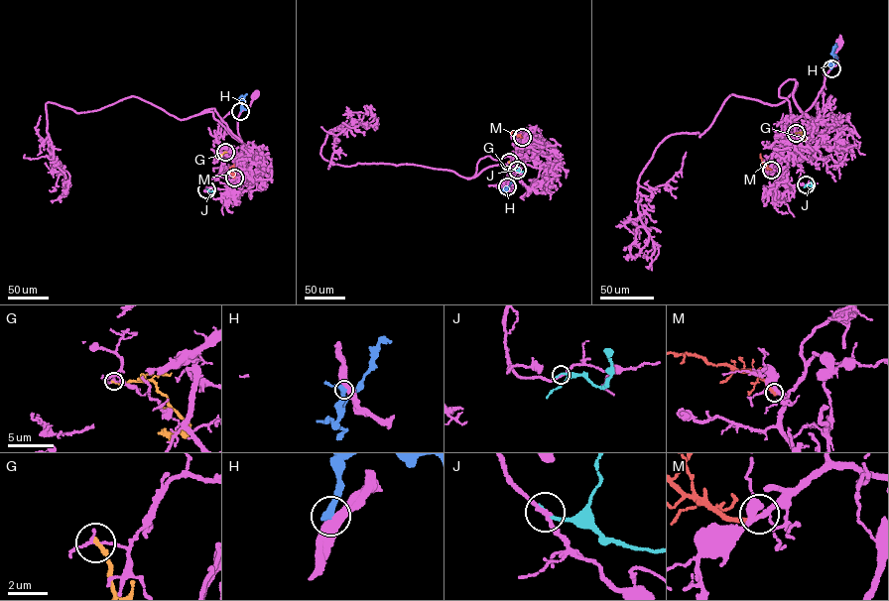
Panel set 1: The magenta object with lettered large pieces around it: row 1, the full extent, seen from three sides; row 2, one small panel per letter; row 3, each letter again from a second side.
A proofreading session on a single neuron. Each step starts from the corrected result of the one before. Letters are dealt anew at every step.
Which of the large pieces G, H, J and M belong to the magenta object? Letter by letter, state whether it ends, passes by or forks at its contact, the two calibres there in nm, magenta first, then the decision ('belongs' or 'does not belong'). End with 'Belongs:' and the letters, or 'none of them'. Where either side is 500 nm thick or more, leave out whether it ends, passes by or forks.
G: it ends | 120/200 nm | does not belong
H: it ends | 400/420 nm | does not belong
J: it ends | 170/200 nm | does not belong
M: it ends | 320/200 nm | belongs
Belongs: M

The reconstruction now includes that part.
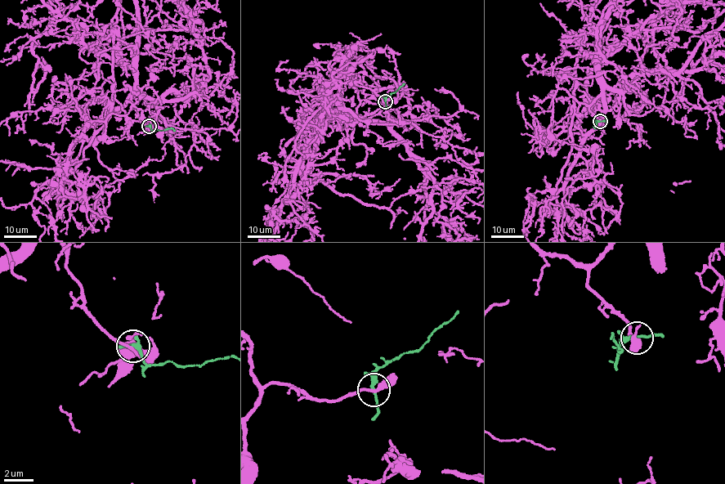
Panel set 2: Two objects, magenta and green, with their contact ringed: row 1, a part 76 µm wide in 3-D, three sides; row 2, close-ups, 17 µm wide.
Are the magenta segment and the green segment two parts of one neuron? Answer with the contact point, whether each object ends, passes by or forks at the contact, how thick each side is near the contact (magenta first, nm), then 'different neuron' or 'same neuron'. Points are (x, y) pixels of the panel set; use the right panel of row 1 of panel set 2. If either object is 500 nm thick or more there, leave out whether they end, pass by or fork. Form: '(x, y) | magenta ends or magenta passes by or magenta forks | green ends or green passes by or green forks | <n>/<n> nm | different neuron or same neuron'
(600, 121) | magenta passes by | green forks | 280/200 nm | different neuron

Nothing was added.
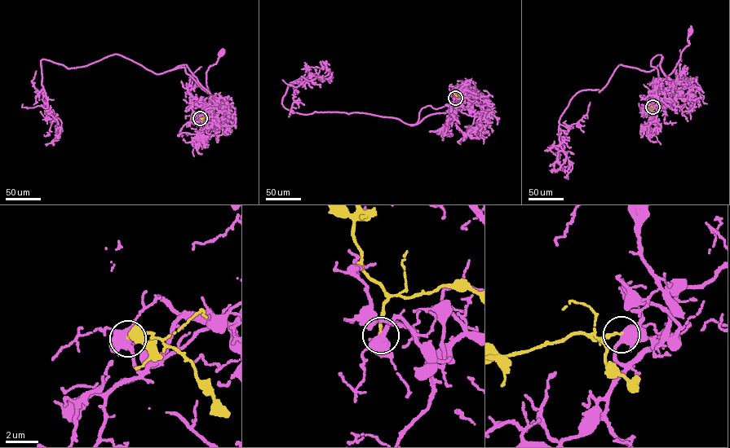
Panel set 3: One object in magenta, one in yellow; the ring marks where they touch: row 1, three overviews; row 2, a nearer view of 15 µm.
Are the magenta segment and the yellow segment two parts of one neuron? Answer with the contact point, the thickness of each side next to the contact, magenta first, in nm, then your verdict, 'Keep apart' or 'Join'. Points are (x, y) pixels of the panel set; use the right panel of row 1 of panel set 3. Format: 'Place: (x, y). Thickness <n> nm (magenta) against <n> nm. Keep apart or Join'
Place: (652, 107). Thickness 400 nm (magenta) against 150 nm. Keep apart

